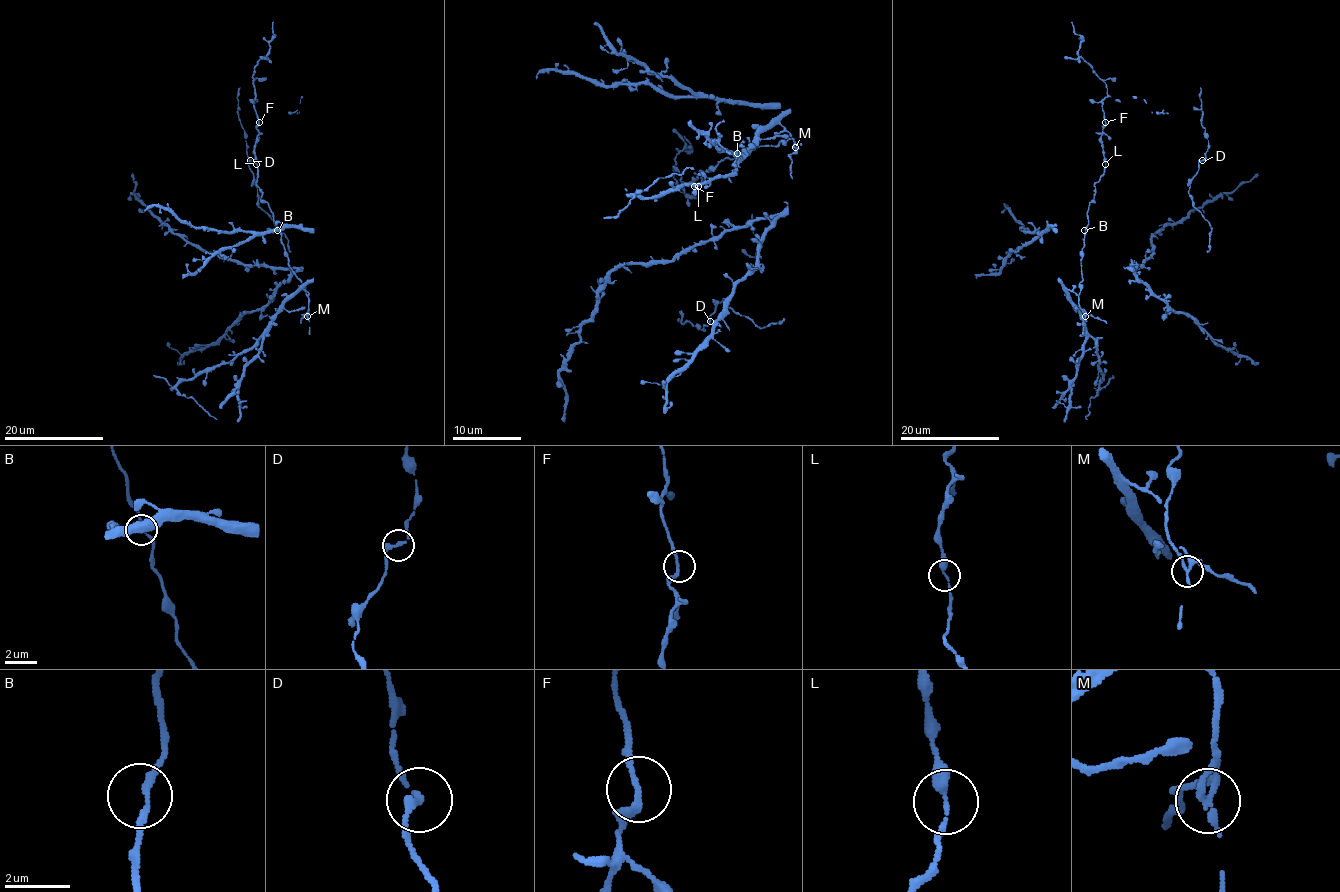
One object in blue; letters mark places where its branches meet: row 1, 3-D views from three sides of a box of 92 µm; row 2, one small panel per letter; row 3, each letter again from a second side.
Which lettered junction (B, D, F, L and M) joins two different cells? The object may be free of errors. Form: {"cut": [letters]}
{"cut": ["M"]}

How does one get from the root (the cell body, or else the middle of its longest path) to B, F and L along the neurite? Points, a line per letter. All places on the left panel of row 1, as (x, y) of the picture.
B: (295, 274), (288, 264), (281, 234), (277, 230)
F: (295, 274), (288, 264), (273, 213), (261, 198), (261, 189), (256, 184), (255, 142), (259, 122)
L: (295, 274), (288, 264), (273, 213), (261, 198), (261, 189), (256, 184), (255, 163)

